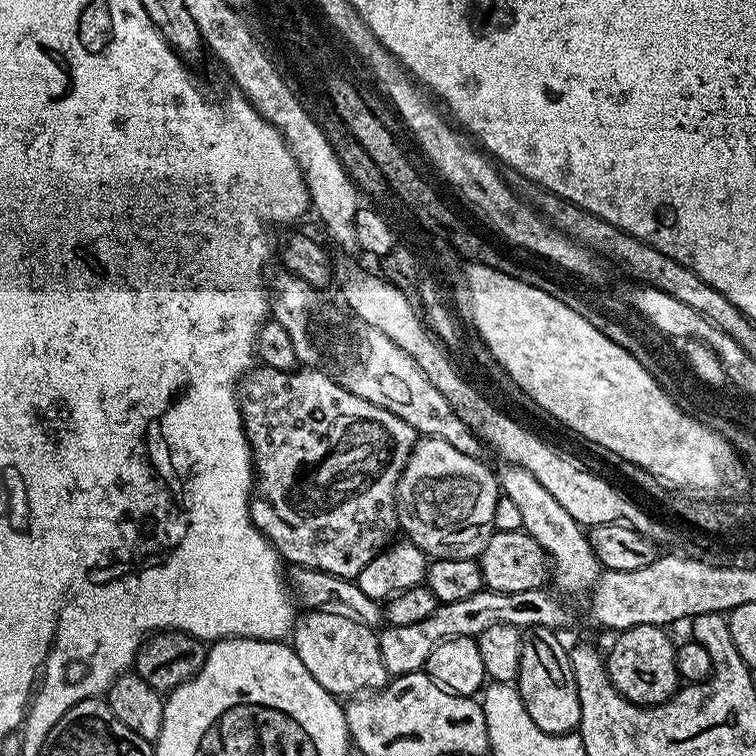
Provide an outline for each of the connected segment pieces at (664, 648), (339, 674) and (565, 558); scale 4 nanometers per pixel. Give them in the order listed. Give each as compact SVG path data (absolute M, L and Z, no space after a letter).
M643 624L628 628L615 637L616 645L613 646L612 653L607 653L608 677L620 695L631 704L641 706L663 704L664 701L671 700L677 691L677 645L672 644L671 638L664 632L667 631L659 624Z
M308 610L305 613L297 622L290 643L310 674L314 674L327 692L337 698L352 698L387 685L390 677L382 662L380 641L369 625L340 610Z
M517 466L507 467L506 470L500 476L501 491L517 504L523 520L523 531L530 534L548 554L553 583L556 582L562 591L570 594L589 591L602 569L583 527L554 501L550 492L528 470Z

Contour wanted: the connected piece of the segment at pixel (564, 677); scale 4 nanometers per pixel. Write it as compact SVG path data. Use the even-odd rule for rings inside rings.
M529 627L522 636L522 654L520 655L520 672L516 675L514 687L520 691L522 702L534 718L534 722L551 736L562 736L566 732L576 732L580 726L580 699L572 673L569 649L559 640L553 629L546 627Z

